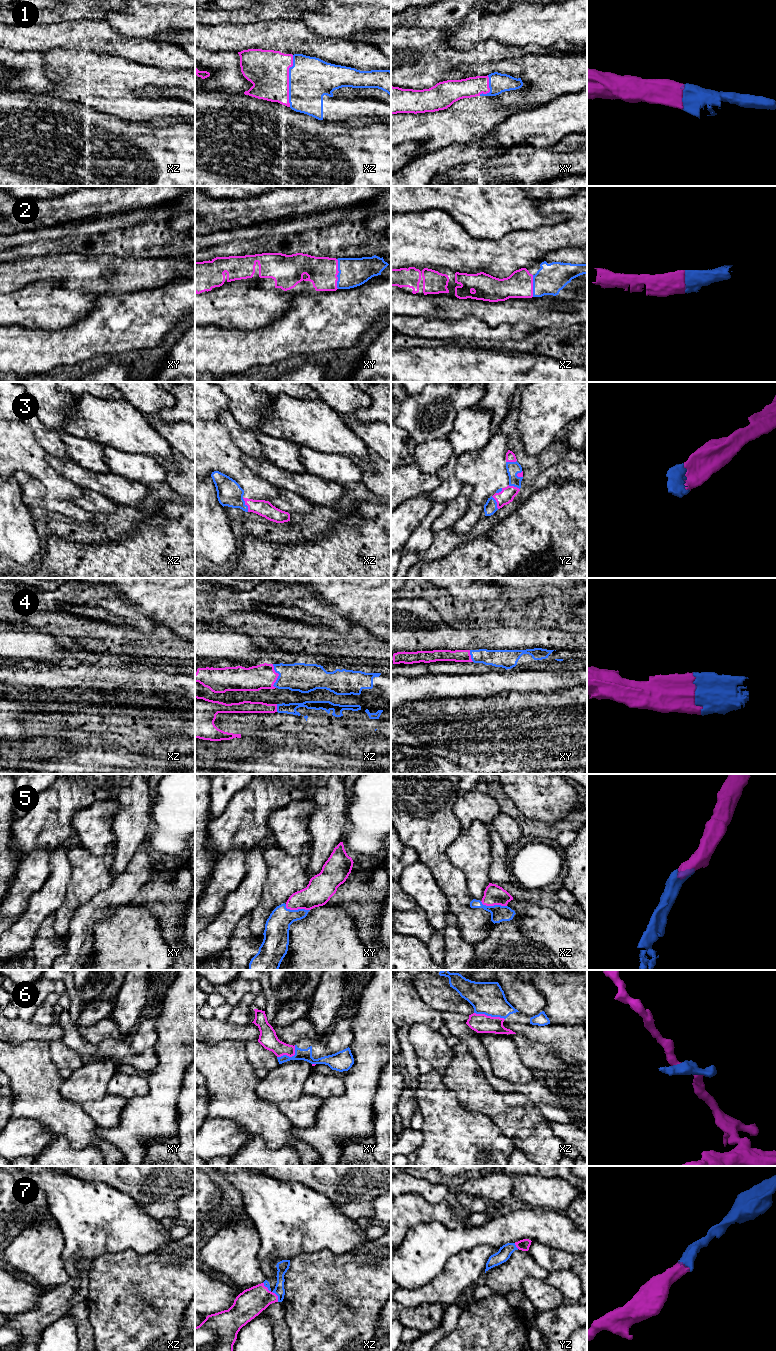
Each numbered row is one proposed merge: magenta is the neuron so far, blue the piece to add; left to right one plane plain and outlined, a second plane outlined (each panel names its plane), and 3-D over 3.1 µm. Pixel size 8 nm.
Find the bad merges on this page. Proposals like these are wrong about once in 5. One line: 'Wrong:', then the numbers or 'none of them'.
Wrong: 6

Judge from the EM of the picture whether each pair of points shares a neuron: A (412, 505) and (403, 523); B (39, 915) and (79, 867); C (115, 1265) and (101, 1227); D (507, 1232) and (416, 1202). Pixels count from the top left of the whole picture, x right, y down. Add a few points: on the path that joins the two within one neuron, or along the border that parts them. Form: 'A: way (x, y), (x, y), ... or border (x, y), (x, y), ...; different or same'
A: way (412, 509), (404, 519); same
B: border (67, 857), (70, 879), (61, 902); different
C: border (134, 1250), (104, 1253), (94, 1260); different
D: border (443, 1224), (449, 1228), (468, 1226); different

